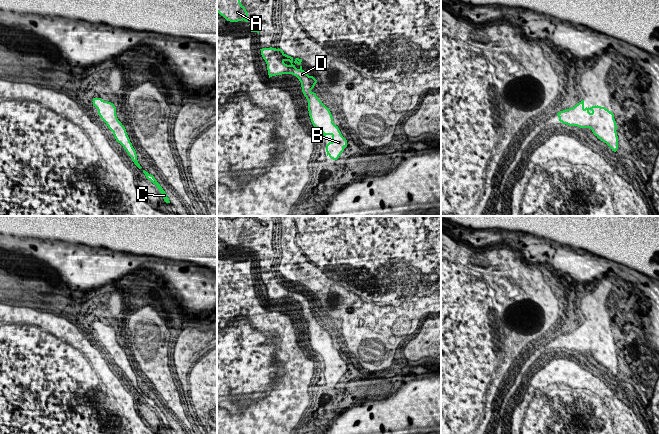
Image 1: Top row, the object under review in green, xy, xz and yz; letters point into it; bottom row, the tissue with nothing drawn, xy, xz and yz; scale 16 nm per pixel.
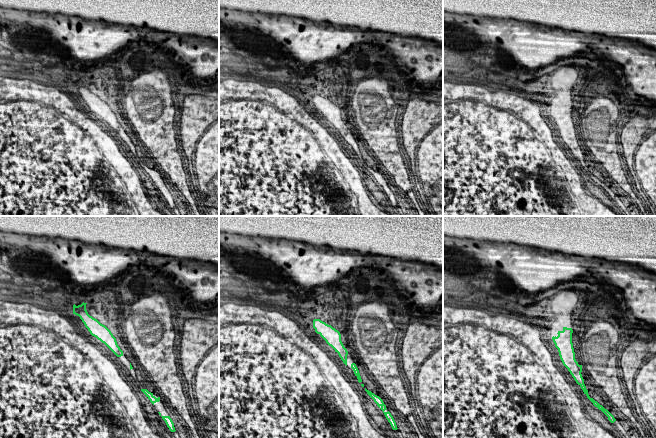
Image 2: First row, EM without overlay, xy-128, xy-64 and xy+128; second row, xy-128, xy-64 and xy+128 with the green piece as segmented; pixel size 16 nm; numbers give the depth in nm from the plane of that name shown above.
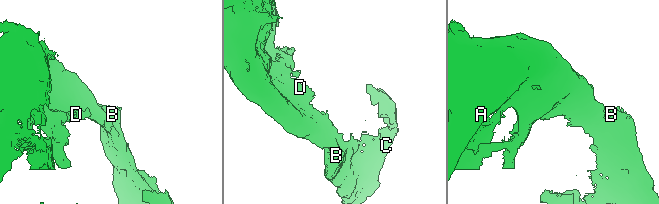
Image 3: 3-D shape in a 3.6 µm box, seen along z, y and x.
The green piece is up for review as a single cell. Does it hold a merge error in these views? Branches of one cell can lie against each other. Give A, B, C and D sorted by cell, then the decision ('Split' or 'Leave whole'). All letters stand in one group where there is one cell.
Groups: A B C D. Leave whole

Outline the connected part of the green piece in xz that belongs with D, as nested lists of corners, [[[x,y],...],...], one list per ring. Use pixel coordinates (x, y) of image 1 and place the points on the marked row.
[[[263,48],[261,55],[267,64],[269,78],[276,75],[292,74],[301,82],[302,92],[308,101],[308,111],[311,122],[324,136],[331,135],[332,141],[326,145],[327,156],[337,160],[347,147],[347,140],[342,136],[338,126],[333,123],[332,114],[311,90],[317,80],[309,76],[300,65],[302,59],[286,55],[282,49]]]

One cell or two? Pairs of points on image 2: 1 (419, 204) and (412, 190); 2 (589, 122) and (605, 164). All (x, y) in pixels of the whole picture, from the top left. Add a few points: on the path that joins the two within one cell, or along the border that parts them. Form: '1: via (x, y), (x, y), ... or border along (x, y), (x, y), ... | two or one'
1: via (419, 201), (415, 193) | one
2: via (601, 129), (608, 136), (608, 149), (606, 152) | one

